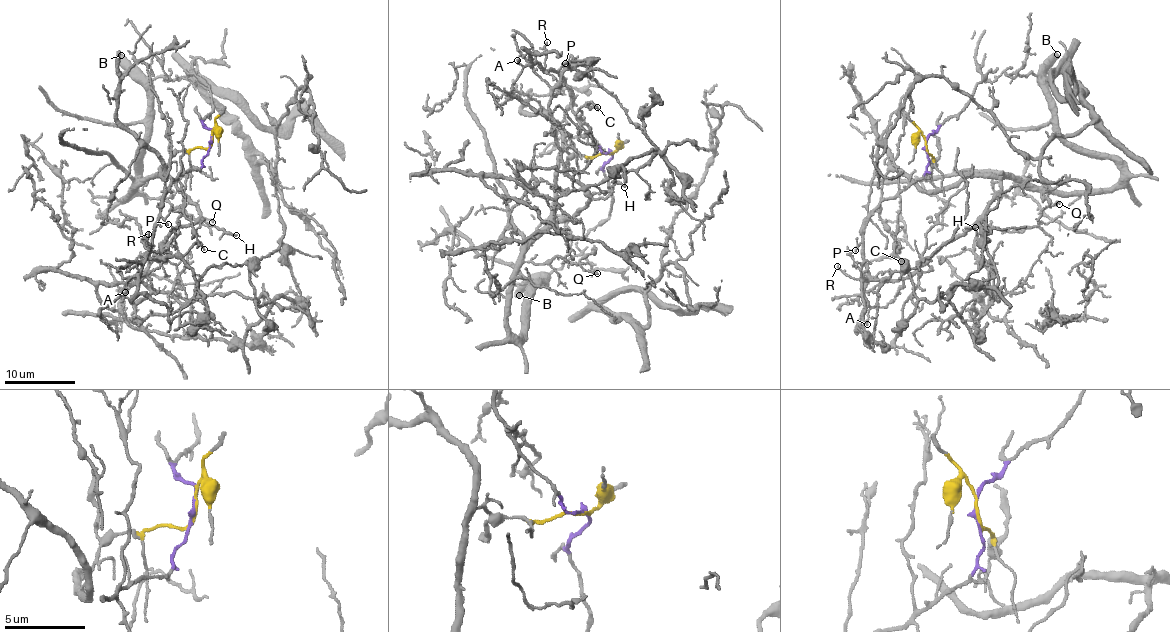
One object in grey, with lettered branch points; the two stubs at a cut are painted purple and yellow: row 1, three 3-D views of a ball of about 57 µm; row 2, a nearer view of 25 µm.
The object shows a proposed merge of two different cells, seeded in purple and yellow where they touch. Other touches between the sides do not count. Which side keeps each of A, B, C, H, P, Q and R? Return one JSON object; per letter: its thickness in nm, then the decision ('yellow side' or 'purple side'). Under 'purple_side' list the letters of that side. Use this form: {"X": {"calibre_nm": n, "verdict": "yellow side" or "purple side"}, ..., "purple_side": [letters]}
{"A": {"calibre_nm": 160, "verdict": "purple side"}, "B": {"calibre_nm": 600, "verdict": "yellow side"}, "C": {"calibre_nm": 100, "verdict": "purple side"}, "H": {"calibre_nm": 150, "verdict": "yellow side"}, "P": {"calibre_nm": 100, "verdict": "purple side"}, "Q": {"calibre_nm": 140, "verdict": "yellow side"}, "R": {"calibre_nm": 130, "verdict": "purple side"}, "purple_side": ["A", "C", "P", "R"]}

